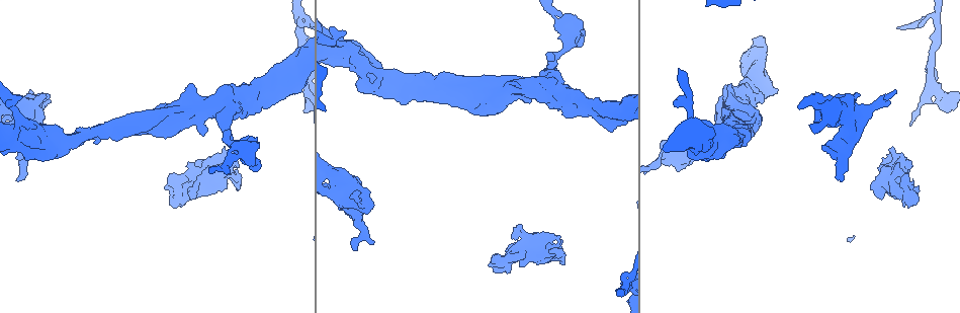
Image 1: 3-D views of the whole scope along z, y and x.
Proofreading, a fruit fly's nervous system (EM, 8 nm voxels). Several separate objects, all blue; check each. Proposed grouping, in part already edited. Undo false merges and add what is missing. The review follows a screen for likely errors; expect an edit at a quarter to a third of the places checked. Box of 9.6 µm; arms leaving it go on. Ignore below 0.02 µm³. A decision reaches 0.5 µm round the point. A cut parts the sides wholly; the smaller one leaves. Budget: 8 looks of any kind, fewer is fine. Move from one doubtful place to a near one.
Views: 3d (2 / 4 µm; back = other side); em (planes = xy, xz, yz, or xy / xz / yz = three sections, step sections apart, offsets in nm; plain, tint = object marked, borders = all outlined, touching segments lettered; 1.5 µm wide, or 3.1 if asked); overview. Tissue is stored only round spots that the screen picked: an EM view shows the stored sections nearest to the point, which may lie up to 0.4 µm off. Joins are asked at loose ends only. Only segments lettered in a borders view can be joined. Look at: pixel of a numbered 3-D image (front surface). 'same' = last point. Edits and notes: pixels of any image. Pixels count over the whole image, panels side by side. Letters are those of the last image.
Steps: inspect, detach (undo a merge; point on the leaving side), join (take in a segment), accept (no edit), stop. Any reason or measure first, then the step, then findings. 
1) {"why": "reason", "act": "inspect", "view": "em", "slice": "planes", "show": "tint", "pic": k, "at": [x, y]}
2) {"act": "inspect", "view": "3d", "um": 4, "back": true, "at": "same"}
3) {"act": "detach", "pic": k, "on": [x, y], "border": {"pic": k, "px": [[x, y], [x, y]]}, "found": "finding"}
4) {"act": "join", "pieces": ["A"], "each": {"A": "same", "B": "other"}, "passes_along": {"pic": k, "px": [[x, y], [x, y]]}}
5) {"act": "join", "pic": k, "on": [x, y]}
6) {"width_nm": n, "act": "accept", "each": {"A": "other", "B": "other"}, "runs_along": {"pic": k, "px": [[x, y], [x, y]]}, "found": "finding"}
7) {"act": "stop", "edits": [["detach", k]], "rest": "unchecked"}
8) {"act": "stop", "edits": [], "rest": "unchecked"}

{"why": "an open end", "act": "inspect", "view": "3d", "um": 4, "pic": 1, "at": [489, 265]}

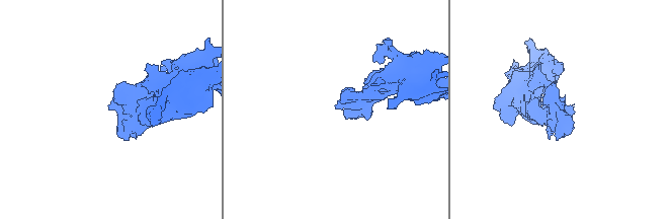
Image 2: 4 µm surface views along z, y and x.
{"why": "need the tissue", "act": "inspect", "view": "em", "slice": "xz", "step": 8, "show": "borders", "pic": 2, "at": [109, 110]}

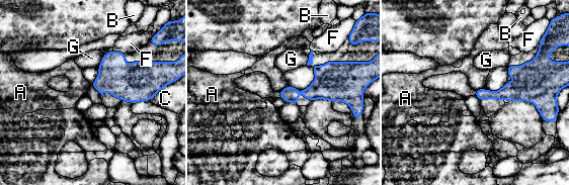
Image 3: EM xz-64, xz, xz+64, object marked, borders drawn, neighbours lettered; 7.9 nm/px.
{"act": "accept", "each": {"A": "other", "B": "other", "C": "other", "F": "other", "G": "other"}, "border": {"pic": 3, "px": [[289, 85], [279, 92]]}, "found": "none of them fits"}

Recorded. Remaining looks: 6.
{"why": "thick turns thin", "act": "inspect", "view": "3d", "um": 2, "pic": 1, "at": [232, 163]}

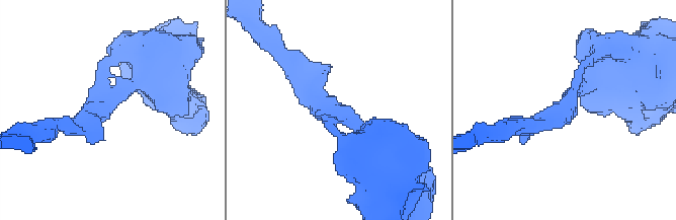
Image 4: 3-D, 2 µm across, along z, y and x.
{"why": "need the tissue", "act": "inspect", "view": "em", "slice": "yz", "step": 8, "show": "tint", "pic": 4, "at": [568, 104]}

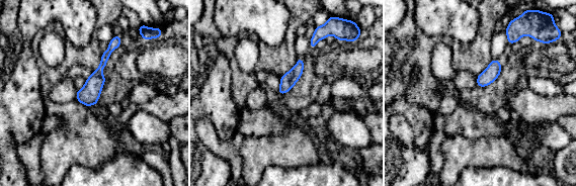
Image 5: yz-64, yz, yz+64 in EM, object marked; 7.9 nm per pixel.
{"why": "see the neighbours", "act": "inspect", "view": "em", "slice": "yz", "step": 8, "show": "borders", "at": "same"}

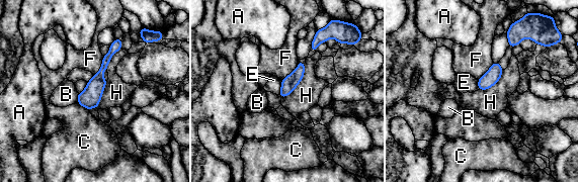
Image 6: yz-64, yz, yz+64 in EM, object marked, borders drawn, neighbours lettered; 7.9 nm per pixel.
{"act": "accept", "each": {"A": "other", "B": "other", "C": "other", "E": "other", "F": "other", "H": "other"}, "border": {"pic": 6, "px": [[281, 80], [281, 88], [278, 94]]}, "found": "one cell here"}

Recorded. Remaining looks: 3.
{"why": "stops while still wide", "act": "inspect", "view": "3d", "um": 2, "pic": 1, "at": [510, 81]}

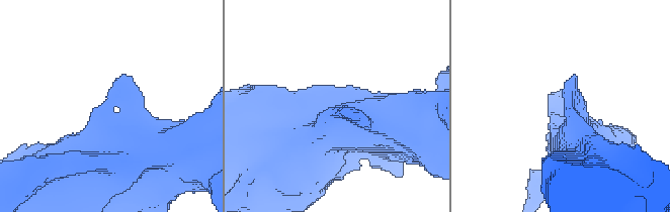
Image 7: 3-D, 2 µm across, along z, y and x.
{"why": "need the tissue", "act": "inspect", "view": "em", "slice": "yz", "step": 4, "show": "tint", "pic": 7, "at": [342, 112]}

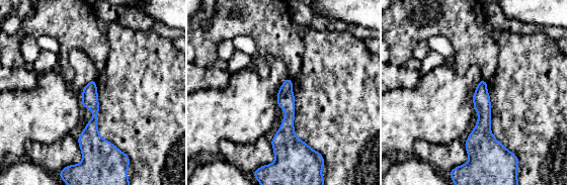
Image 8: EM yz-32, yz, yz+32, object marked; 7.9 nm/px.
{"act": "inspect", "view": "em", "slice": "planes", "show": "borders", "at": "same"}

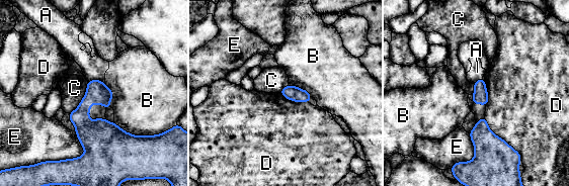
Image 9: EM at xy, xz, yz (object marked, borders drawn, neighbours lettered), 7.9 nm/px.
{"act": "accept", "each": {"A": "other", "B": "other", "C": "other", "D": "other", "E": "other"}, "border": {"pic": 9, "px": [[484, 117], [488, 127], [517, 152]]}, "found": "no lettered segment goes on from it"}

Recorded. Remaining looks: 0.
{"act": "stop", "edits": [], "rest": "unchecked"}

